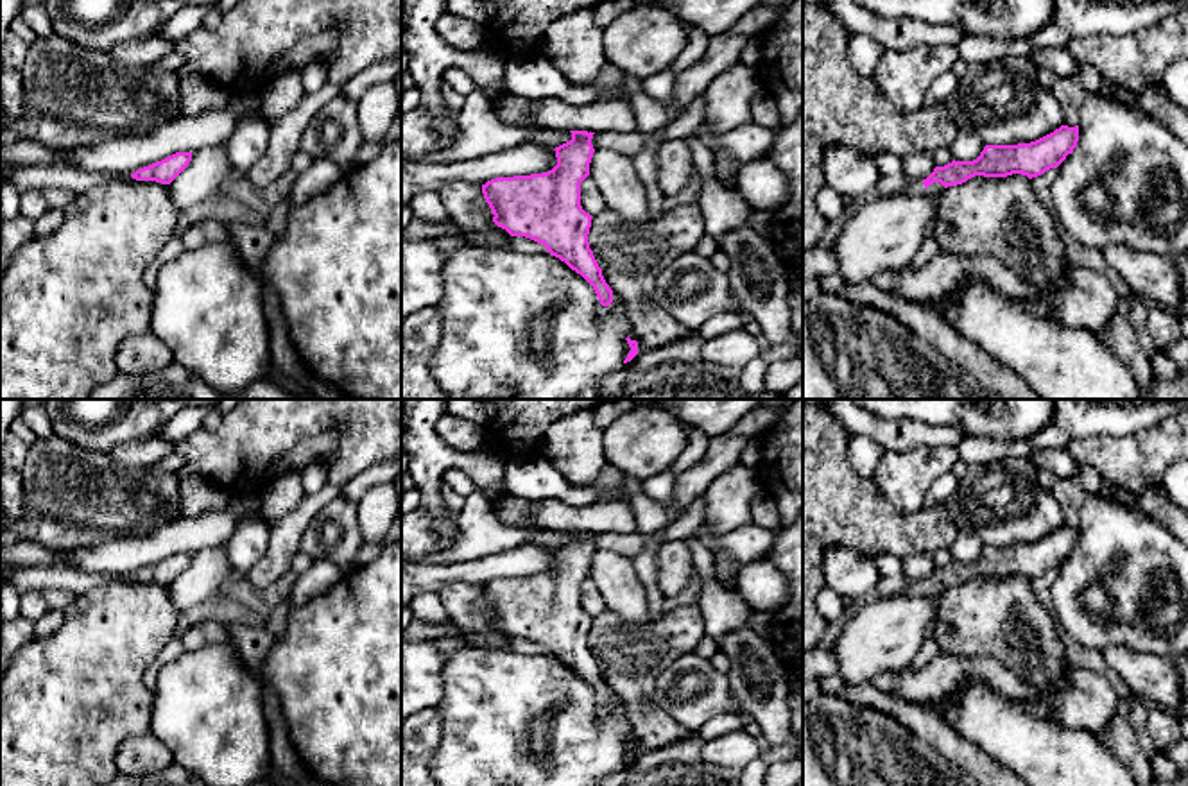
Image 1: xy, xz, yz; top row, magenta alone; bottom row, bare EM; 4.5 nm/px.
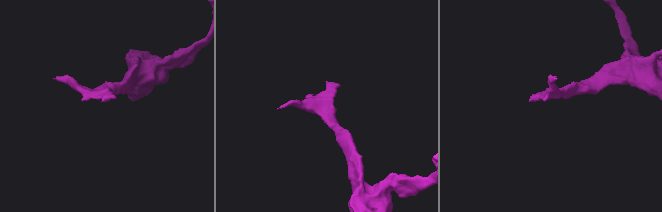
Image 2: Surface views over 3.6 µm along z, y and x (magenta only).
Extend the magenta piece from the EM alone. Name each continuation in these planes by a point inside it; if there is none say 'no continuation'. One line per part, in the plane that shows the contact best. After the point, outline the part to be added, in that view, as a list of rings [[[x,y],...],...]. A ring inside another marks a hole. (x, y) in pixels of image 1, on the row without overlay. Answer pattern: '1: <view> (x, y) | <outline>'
1: yz (914, 588) | [[[908,580],[905,591],[900,596],[941,596],[944,587],[934,584],[928,589],[923,585],[923,580]]]

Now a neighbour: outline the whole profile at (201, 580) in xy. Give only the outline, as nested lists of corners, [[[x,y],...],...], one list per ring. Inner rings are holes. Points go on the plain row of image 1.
[[[224,546],[202,548],[192,553],[188,568],[168,585],[177,611],[185,612],[217,596],[231,571],[233,568]]]

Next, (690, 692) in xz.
[[[693,652],[676,659],[658,679],[656,705],[692,732],[717,714],[736,714],[729,680]]]

